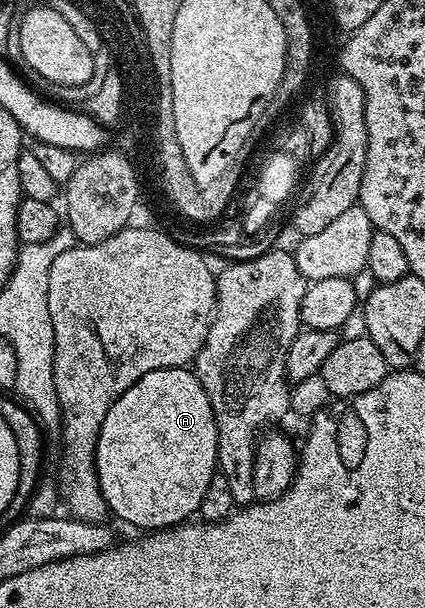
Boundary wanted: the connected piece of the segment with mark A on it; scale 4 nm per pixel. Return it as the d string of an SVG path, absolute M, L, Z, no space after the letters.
M189 367L185 368L165 368L164 370L152 370L140 378L104 414L104 422L100 426L100 434L96 442L94 451L94 469L98 472L98 485L104 494L104 502L111 513L114 512L126 524L131 524L138 530L161 530L163 528L173 528L175 524L189 521L197 513L200 502L204 502L204 494L208 490L208 482L216 475L218 466L218 431L216 430L216 418L212 414L212 402L208 402L208 394L204 394L204 386L200 386L197 376Z

